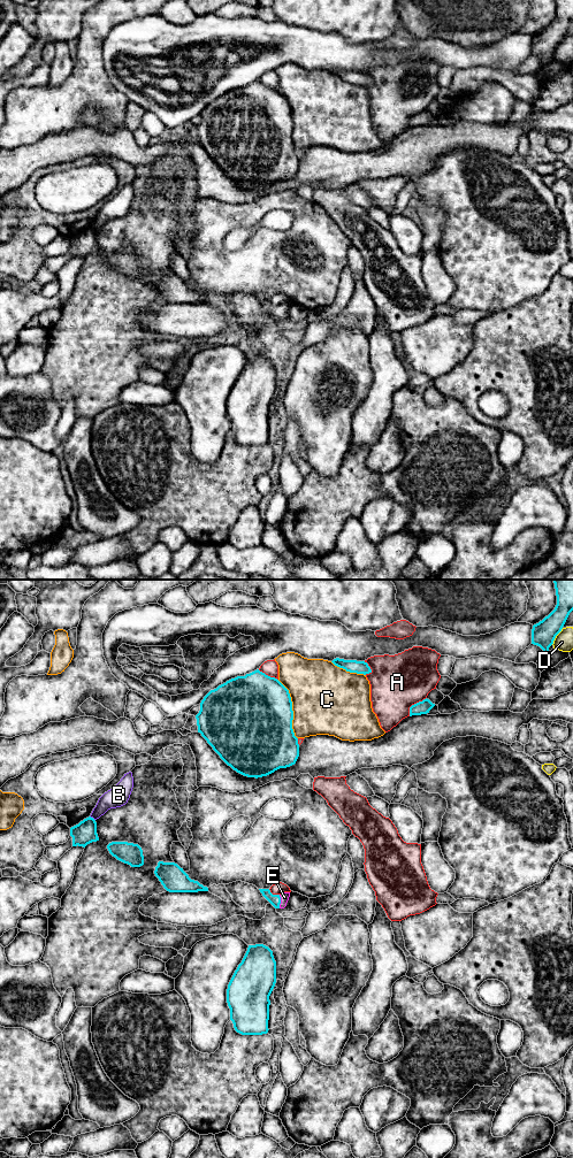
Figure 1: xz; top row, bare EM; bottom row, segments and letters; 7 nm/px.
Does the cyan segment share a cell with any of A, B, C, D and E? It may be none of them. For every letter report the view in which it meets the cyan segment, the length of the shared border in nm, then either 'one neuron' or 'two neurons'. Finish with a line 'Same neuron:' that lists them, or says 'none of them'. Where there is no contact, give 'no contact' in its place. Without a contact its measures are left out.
A: meets cyan in xz; contact 180 nm long; two neurons
B: meets cyan in xz; contact 50 nm long; two neurons
C: meets cyan in xz; contact 440 nm long; two neurons
D: meets cyan in xz; contact 150 nm long; two neurons
E: meets cyan in xz; contact 100 nm long; one neuron
Same neuron: E

